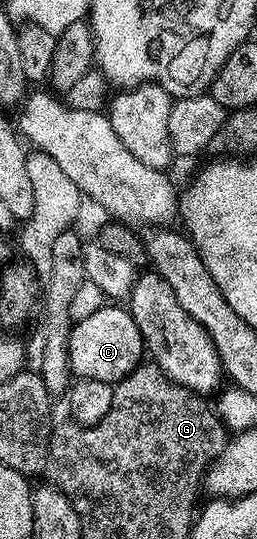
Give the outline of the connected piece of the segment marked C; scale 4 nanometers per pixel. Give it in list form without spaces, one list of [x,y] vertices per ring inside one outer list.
[[[104,306],[96,310],[88,318],[77,321],[71,327],[70,336],[66,339],[66,354],[70,359],[71,373],[80,380],[95,380],[115,385],[122,380],[132,369],[137,368],[144,360],[144,345],[142,335],[136,326],[129,310],[122,306]]]

